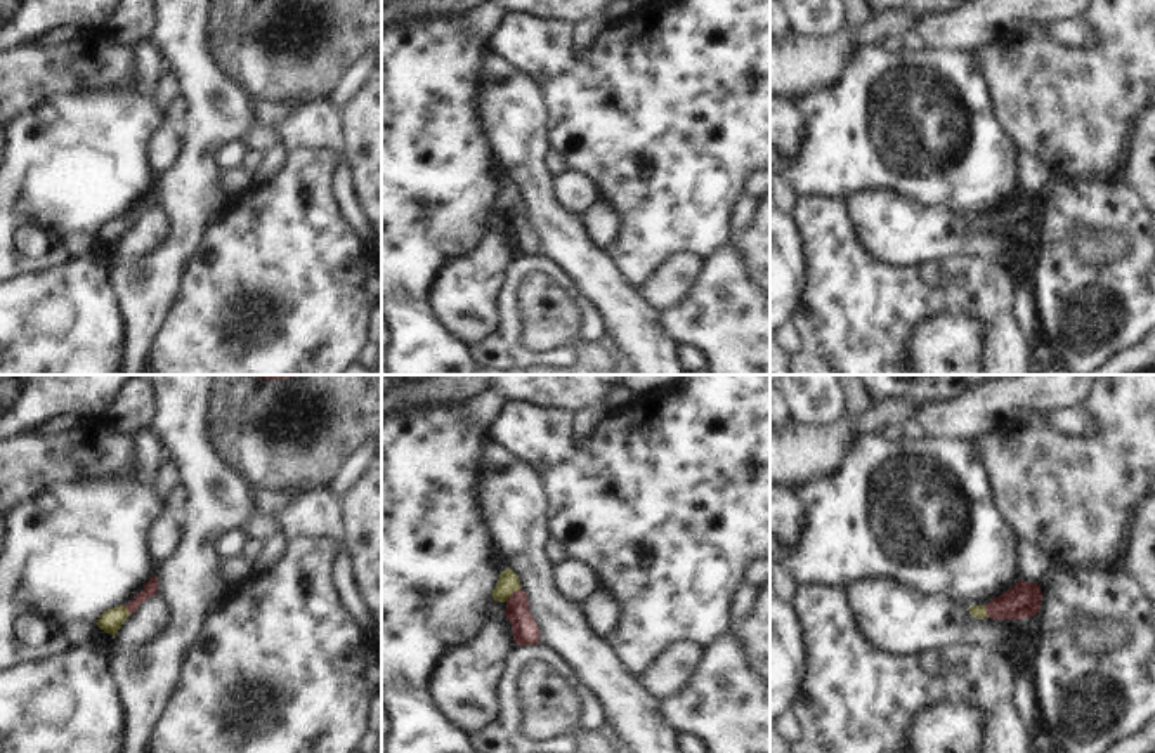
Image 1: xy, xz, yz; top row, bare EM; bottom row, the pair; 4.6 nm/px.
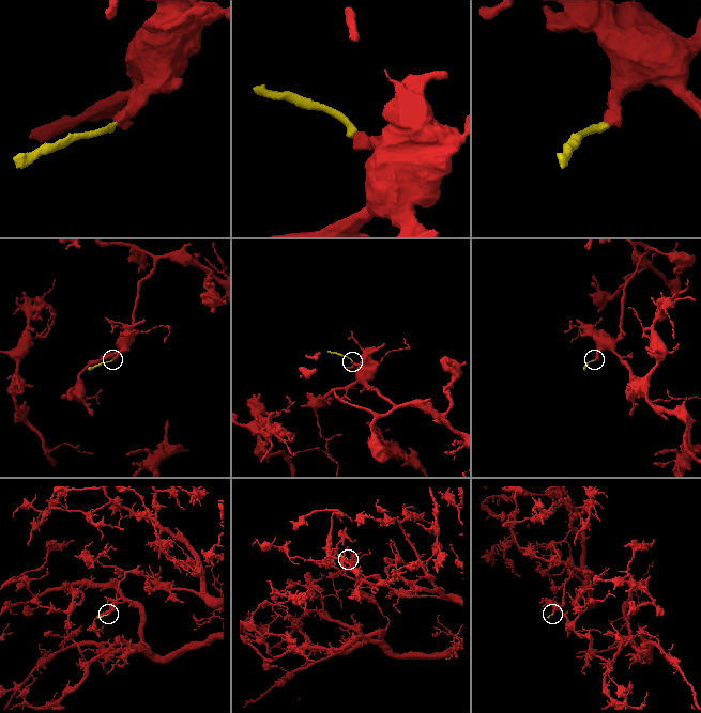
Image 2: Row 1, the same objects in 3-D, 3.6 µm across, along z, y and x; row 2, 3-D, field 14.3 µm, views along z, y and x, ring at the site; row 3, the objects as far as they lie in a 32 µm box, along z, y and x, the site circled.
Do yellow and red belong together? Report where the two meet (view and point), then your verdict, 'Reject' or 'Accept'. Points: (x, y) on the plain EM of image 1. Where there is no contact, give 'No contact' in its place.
Touches yellow at xz (512, 203). Accept.

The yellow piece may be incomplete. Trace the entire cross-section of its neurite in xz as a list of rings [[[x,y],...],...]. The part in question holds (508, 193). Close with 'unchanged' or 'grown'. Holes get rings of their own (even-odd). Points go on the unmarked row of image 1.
[[[510,179],[499,186],[493,212],[506,215],[505,226],[512,236],[517,257],[539,255],[539,239],[529,222],[527,205],[520,200],[520,191]]] | grown

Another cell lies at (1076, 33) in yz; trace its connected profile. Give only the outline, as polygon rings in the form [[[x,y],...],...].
[[[1084,17],[1061,21],[1053,26],[1041,26],[1035,23],[1028,23],[1028,24],[1020,26],[1018,29],[1021,33],[1025,33],[1025,31],[1035,31],[1035,33],[1049,31],[1056,43],[1060,43],[1063,47],[1073,47],[1073,49],[1093,47],[1093,43],[1096,42],[1096,31]]]

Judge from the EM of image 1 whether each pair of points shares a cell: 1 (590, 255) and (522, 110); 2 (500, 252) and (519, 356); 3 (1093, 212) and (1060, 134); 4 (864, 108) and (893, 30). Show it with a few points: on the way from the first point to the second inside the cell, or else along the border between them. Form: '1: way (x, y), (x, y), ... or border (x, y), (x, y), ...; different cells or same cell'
1: way (554, 221), (524, 167), (522, 146); same cell
2: border (515, 255), (507, 268), (496, 297), (498, 314); different cells
3: border (1057, 172), (1067, 177), (1112, 177); different cells
4: border (883, 45), (862, 49), (847, 66); different cells

